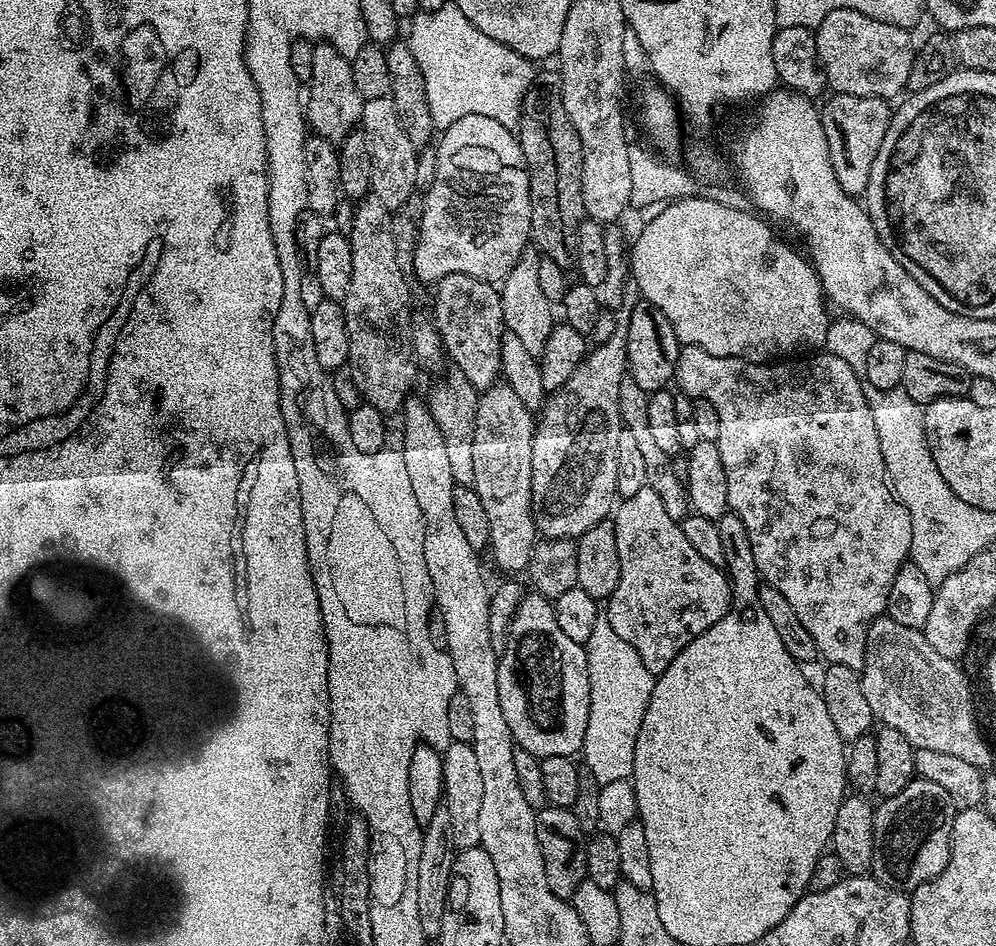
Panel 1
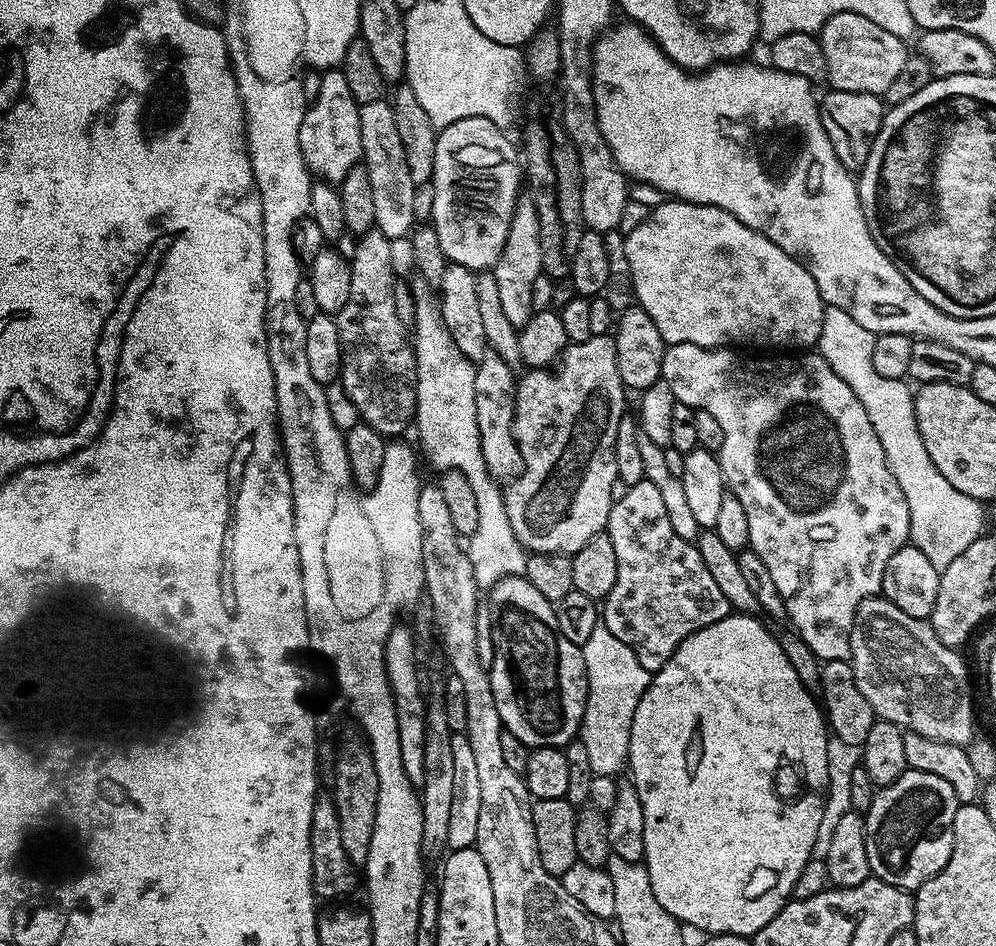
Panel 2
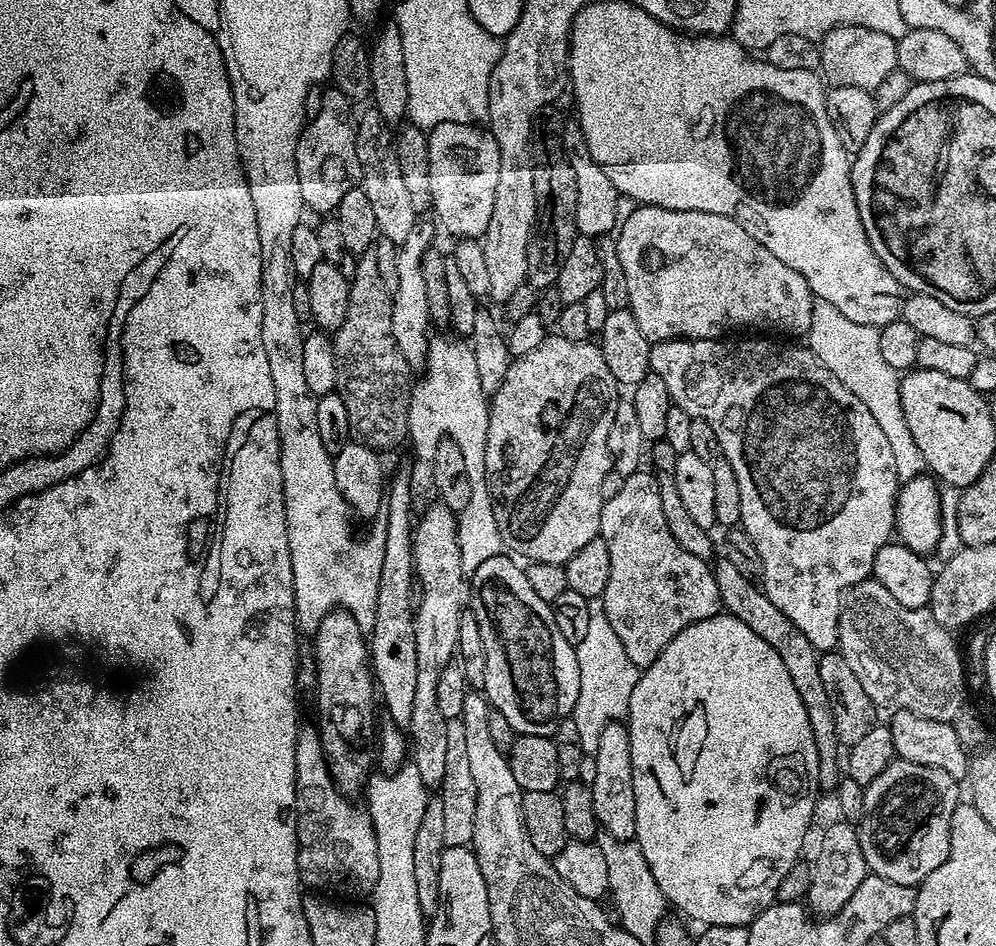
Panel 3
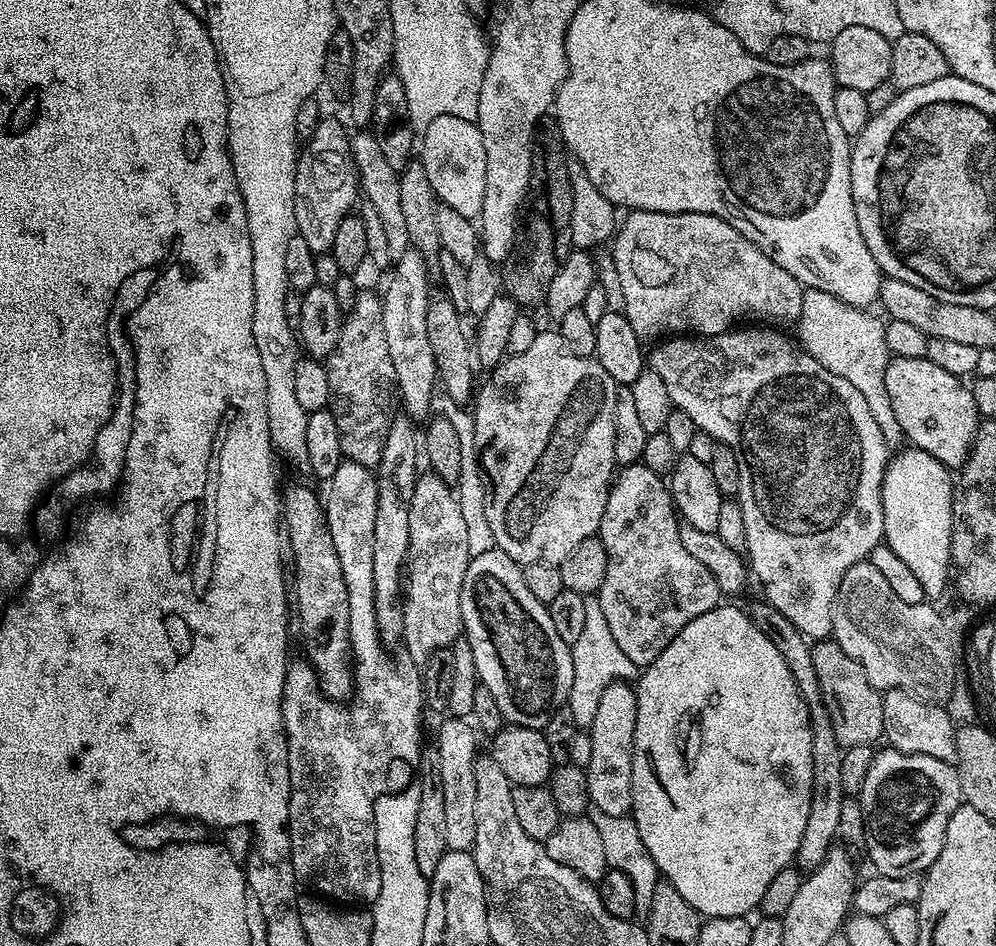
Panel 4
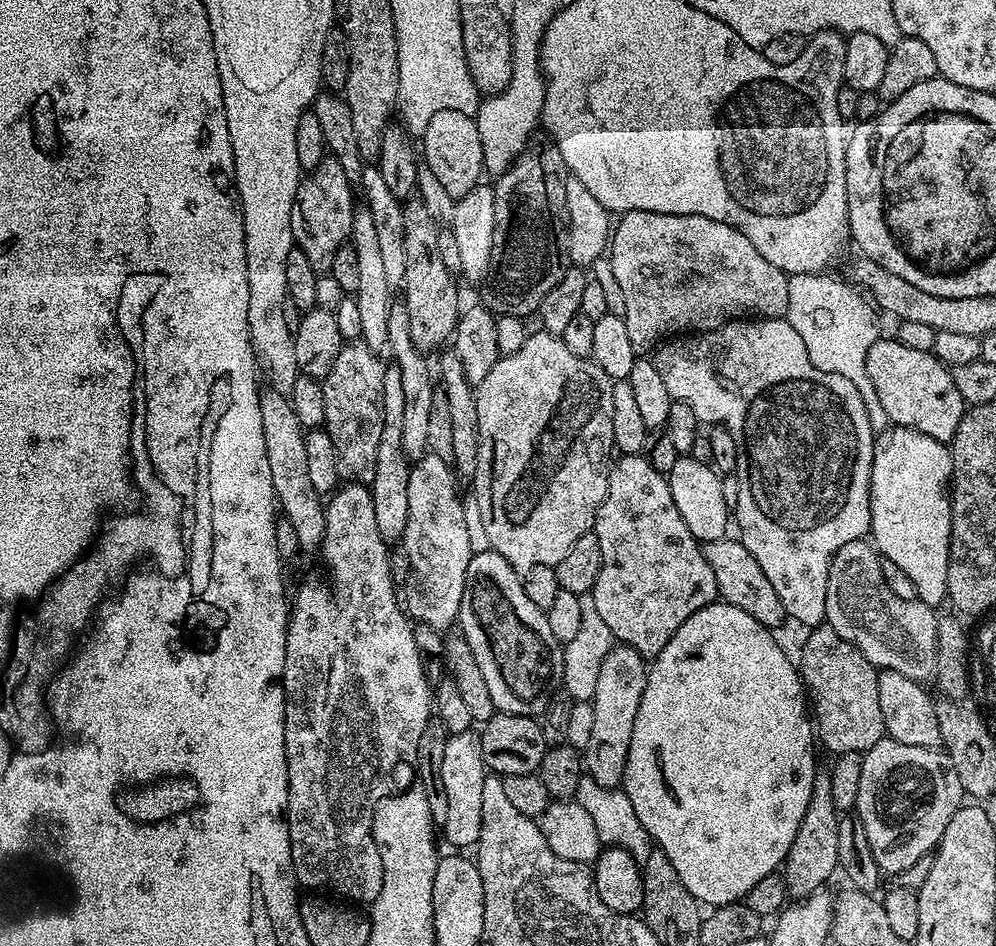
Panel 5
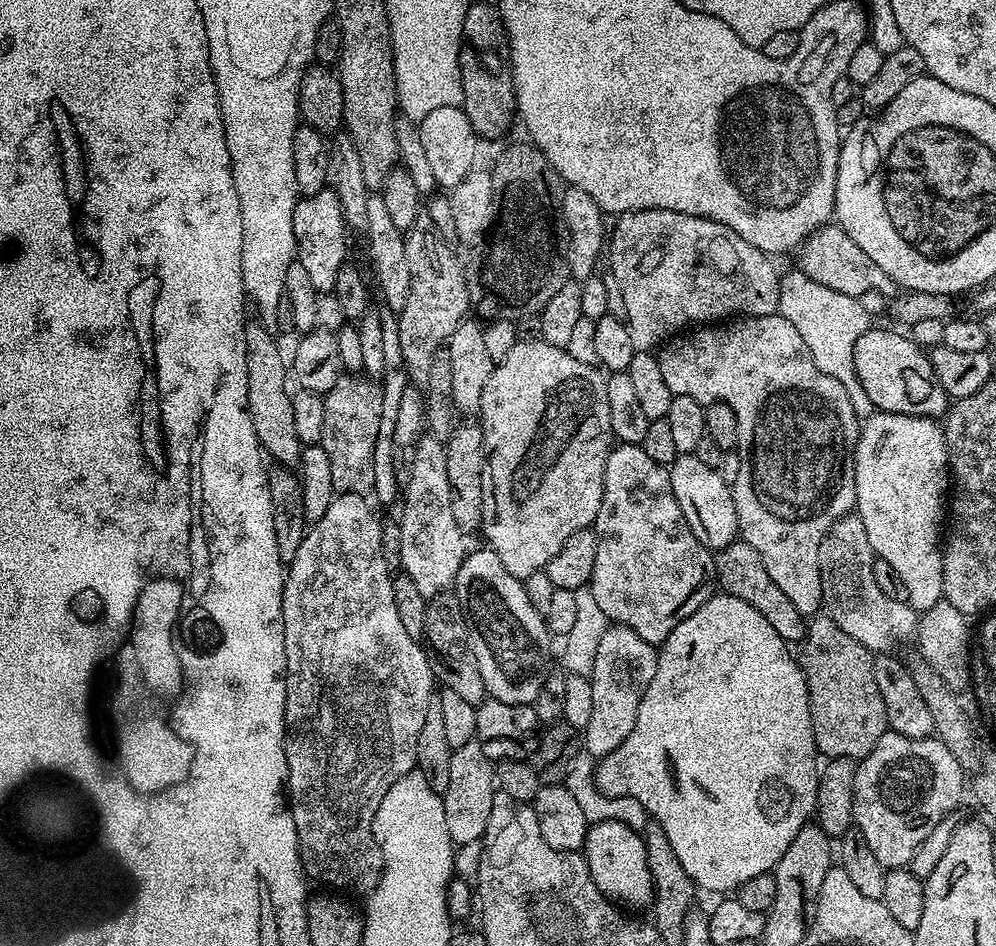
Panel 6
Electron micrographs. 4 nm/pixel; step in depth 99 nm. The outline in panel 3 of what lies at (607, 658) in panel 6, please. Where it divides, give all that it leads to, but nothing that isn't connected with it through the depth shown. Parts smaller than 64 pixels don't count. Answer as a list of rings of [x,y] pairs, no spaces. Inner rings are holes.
[[[620,722],[606,726],[606,730],[602,730],[602,738],[598,740],[598,750],[594,755],[597,777],[590,787],[594,794],[596,823],[603,831],[614,834],[614,838],[635,841],[634,786],[627,727]]]

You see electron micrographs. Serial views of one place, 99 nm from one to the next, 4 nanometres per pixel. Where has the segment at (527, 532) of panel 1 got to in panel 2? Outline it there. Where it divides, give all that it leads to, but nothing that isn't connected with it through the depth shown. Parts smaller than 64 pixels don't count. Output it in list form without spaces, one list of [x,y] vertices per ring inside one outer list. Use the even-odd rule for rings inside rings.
[[[489,350],[476,364],[474,374],[475,408],[478,410],[478,438],[482,440],[482,458],[486,458],[486,470],[497,482],[515,480],[524,466],[524,459],[512,433],[512,423],[516,417],[516,386],[518,383],[517,377],[515,375],[512,377],[512,372],[514,372],[513,365],[502,362],[502,358],[498,358],[498,354]]]

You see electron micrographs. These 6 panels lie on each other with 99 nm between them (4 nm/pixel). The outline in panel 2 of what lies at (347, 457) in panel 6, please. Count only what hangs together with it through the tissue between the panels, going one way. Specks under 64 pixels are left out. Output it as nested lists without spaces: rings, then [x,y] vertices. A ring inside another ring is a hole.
[[[375,230],[365,232],[357,239],[354,256],[350,261],[350,298],[346,298],[346,306],[342,306],[335,321],[342,350],[339,381],[344,384],[345,394],[357,407],[357,413],[363,423],[378,430],[380,436],[400,438],[407,428],[409,431],[416,415],[416,374],[413,341],[395,313],[394,286],[398,276],[397,273],[392,273],[392,248],[393,241],[388,240],[386,234]]]

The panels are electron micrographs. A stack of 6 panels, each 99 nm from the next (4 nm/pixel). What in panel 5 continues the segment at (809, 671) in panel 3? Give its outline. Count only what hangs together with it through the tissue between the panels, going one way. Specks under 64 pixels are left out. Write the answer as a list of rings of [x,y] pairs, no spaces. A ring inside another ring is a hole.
[[[817,771],[814,778],[814,786],[810,794],[810,806],[802,818],[802,826],[798,826],[798,834],[794,834],[794,842],[790,846],[788,856],[782,865],[782,875],[788,887],[789,897],[803,898],[812,892],[819,892],[825,887],[824,884],[832,875],[838,872],[838,822],[840,816],[834,806],[834,796],[830,794],[830,778],[828,772]]]

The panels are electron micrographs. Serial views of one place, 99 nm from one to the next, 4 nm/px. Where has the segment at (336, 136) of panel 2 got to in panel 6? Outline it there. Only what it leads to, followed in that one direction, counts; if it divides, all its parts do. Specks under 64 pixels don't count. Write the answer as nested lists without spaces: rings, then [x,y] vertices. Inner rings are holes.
[[[326,187],[318,194],[300,196],[294,206],[294,242],[296,243],[296,260],[300,263],[316,293],[332,292],[334,281],[338,279],[338,270],[349,259],[349,229],[344,222],[342,206],[338,194]]]

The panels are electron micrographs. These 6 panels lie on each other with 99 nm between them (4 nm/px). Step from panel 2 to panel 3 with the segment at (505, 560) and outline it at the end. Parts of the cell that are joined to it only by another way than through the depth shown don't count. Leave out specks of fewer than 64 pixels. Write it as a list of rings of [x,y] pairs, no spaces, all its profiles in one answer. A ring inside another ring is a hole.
[[[417,379],[410,398],[407,443],[412,444],[417,458],[431,462],[434,450],[438,450],[438,442],[450,439],[458,446],[458,450],[462,450],[462,458],[466,458],[468,463],[468,477],[472,483],[470,502],[466,502],[466,510],[458,513],[456,522],[458,550],[462,554],[462,570],[466,574],[476,572],[482,562],[505,551],[504,539],[498,530],[498,518],[494,518],[492,496],[488,493],[488,479],[484,473],[489,403],[480,379],[476,380],[476,396],[472,396],[472,408],[464,408],[464,412],[460,412],[460,404],[456,404],[456,388],[424,388],[424,384]]]

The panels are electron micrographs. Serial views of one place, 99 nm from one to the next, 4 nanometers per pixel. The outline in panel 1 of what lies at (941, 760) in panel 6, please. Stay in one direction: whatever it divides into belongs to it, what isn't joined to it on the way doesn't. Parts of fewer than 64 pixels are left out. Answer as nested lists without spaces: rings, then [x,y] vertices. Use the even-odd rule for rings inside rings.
[[[919,778],[912,780],[906,790],[901,790],[893,796],[885,796],[879,803],[874,808],[872,872],[887,888],[898,888],[905,894],[911,894],[915,888],[928,880],[936,879],[938,874],[942,874],[942,870],[946,870],[946,862],[952,849],[952,820],[956,817],[958,809],[952,803],[950,794],[942,790],[942,786]]]

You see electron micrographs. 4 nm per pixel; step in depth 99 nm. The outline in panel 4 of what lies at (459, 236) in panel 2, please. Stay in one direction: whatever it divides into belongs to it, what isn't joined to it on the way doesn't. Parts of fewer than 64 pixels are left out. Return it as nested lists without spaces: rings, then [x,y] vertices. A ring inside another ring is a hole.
[[[450,116],[434,118],[419,137],[418,159],[426,170],[426,178],[430,178],[430,186],[434,190],[437,201],[450,206],[450,210],[458,210],[462,218],[475,221],[482,210],[482,198],[486,198],[486,150],[478,138],[475,123],[465,118]]]

